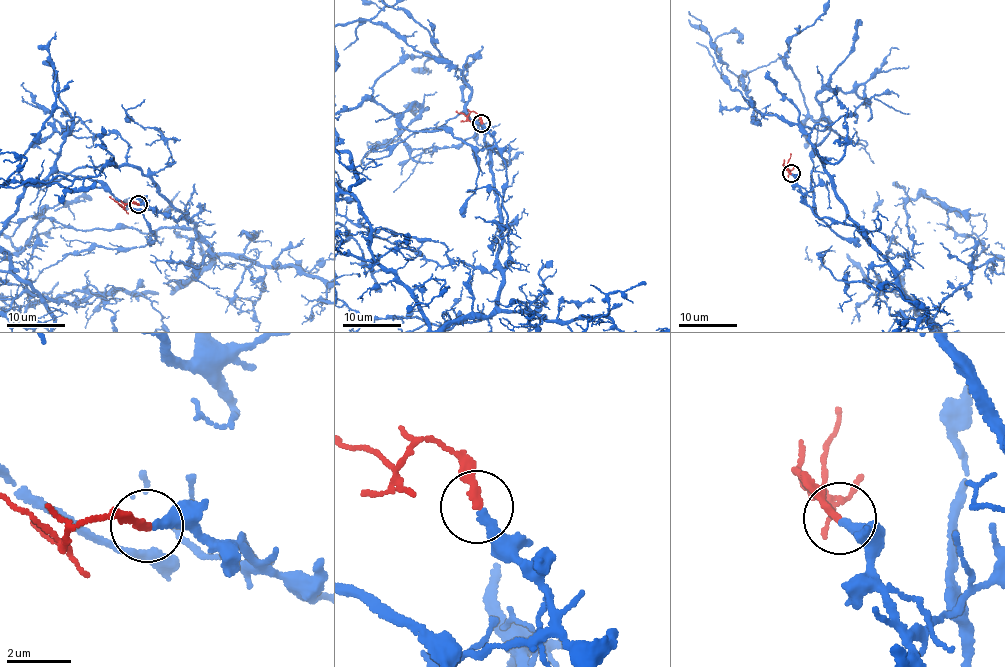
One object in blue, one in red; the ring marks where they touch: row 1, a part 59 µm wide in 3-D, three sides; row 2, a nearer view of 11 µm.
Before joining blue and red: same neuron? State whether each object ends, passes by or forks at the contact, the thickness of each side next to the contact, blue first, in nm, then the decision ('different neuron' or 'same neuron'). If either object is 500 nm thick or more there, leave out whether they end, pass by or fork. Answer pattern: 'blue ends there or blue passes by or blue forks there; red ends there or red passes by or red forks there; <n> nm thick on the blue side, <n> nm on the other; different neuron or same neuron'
blue ends there; red ends there; 280 nm thick on the blue side, 240 nm on the other; same neuron

